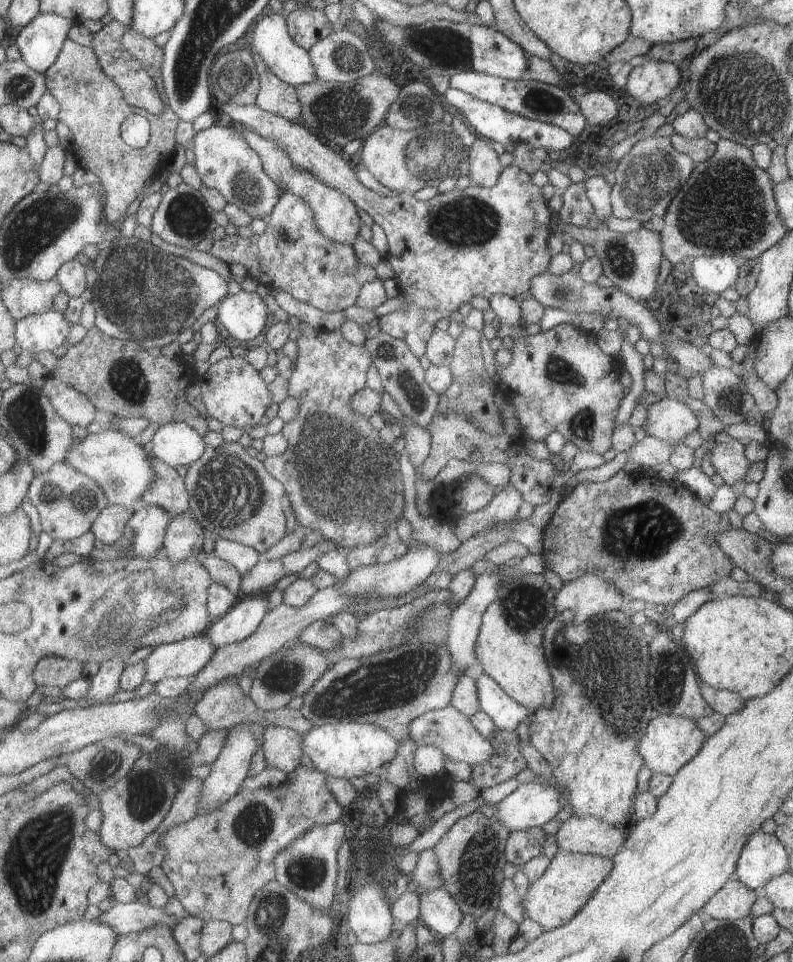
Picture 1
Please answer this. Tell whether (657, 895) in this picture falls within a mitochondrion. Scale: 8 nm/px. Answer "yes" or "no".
no

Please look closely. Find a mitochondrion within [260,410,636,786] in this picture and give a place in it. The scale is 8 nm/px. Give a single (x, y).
(344, 483)

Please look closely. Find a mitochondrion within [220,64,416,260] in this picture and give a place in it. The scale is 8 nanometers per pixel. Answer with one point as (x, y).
(341, 114)

